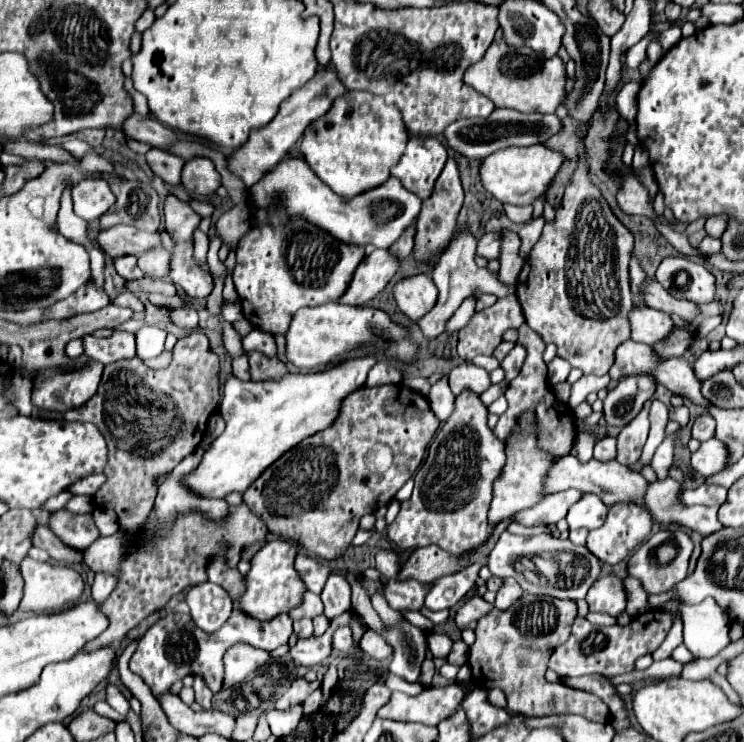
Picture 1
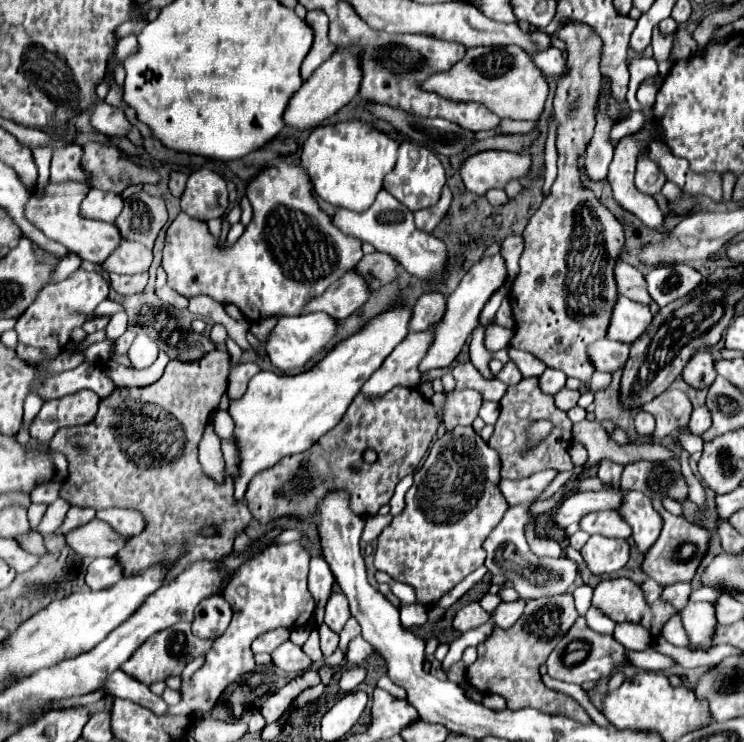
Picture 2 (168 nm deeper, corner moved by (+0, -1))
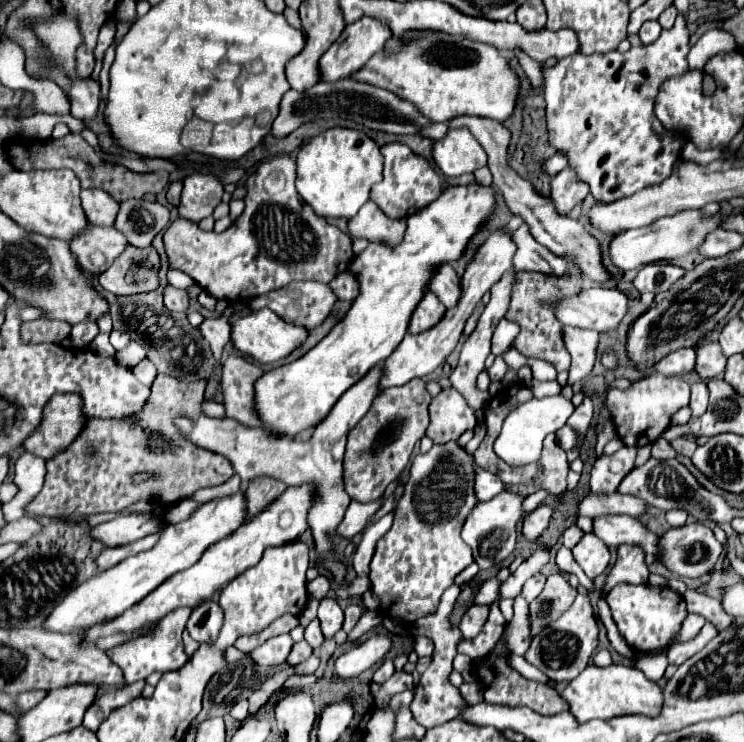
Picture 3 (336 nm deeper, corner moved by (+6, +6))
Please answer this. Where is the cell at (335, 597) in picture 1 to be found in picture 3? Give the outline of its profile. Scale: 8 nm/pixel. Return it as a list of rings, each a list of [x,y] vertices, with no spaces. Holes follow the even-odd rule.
[[[326,596],[318,606],[318,620],[322,622],[322,632],[326,638],[334,638],[334,634],[342,628],[344,612],[334,596]]]

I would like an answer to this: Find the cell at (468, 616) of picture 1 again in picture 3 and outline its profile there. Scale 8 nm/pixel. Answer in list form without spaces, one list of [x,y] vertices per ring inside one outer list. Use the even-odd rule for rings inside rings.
[[[472,604],[464,616],[462,616],[462,622],[460,622],[460,632],[464,638],[474,638],[480,628],[484,626],[488,618],[488,606],[480,606],[480,604]]]

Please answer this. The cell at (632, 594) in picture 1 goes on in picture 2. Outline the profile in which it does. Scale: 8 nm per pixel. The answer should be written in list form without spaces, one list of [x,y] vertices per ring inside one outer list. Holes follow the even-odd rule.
[[[648,579],[648,581],[642,583],[642,591],[644,591],[644,595],[648,597],[650,603],[654,603],[654,601],[662,595],[662,589],[664,589],[664,587],[658,585],[654,579]]]

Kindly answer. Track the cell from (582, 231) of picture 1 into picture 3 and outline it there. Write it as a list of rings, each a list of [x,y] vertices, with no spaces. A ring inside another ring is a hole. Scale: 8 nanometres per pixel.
[[[566,258],[570,264],[570,276],[546,276],[542,272],[516,272],[514,292],[510,300],[510,308],[506,312],[508,320],[514,320],[520,326],[520,334],[514,340],[514,348],[526,356],[526,358],[540,358],[550,362],[558,372],[570,368],[570,352],[566,352],[566,346],[562,344],[562,322],[554,316],[554,308],[560,300],[568,296],[576,296],[576,292],[582,292],[584,276],[582,270]]]

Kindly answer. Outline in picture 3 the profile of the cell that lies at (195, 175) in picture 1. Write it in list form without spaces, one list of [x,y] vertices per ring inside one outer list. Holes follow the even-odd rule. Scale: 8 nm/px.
[[[194,172],[184,178],[184,190],[180,196],[178,212],[182,218],[200,222],[206,216],[212,216],[214,208],[222,198],[222,182],[212,174]]]

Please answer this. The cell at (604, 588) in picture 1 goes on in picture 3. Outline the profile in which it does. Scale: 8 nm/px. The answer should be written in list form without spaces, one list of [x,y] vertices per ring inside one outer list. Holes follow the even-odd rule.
[[[616,584],[608,594],[606,602],[612,610],[612,618],[626,638],[630,648],[638,652],[650,652],[658,646],[666,646],[672,636],[680,630],[682,620],[686,618],[686,602],[684,598],[670,590],[668,586],[648,586],[648,584]]]

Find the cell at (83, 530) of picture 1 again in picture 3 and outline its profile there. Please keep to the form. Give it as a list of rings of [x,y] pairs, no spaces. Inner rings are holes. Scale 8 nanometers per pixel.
[[[130,514],[120,516],[110,522],[94,526],[90,532],[94,532],[94,540],[102,542],[104,546],[124,546],[130,542],[136,542],[148,534],[152,534],[160,526],[158,518],[152,518],[148,514]]]

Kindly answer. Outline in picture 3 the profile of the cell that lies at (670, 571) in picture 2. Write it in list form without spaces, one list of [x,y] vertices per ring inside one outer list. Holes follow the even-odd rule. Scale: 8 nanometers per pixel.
[[[684,524],[662,536],[662,564],[682,578],[698,578],[710,572],[722,552],[712,528],[706,524]]]

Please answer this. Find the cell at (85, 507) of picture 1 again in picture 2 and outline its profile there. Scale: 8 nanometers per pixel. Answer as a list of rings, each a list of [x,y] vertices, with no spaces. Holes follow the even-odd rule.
[[[56,499],[54,503],[50,503],[48,509],[46,509],[46,513],[44,513],[44,517],[42,517],[42,521],[40,521],[40,525],[36,527],[36,531],[40,535],[48,535],[48,533],[56,531],[62,525],[68,509],[70,509],[68,503],[64,503],[62,499]]]

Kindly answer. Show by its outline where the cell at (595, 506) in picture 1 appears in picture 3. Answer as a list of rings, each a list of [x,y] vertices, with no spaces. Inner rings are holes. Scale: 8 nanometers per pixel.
[[[598,516],[592,522],[594,534],[610,548],[618,548],[620,544],[638,544],[646,552],[646,564],[656,562],[658,534],[650,532],[640,524],[640,520],[634,520],[632,516]]]

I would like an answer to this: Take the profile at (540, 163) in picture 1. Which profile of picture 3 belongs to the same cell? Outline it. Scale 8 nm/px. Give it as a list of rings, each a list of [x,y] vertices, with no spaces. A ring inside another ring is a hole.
[[[458,128],[448,130],[446,138],[434,144],[434,162],[448,176],[456,178],[466,172],[474,172],[478,168],[488,166],[488,156],[470,130]]]

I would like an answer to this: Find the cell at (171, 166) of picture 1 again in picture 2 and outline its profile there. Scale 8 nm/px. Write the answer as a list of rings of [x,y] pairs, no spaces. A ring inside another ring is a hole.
[[[172,173],[170,175],[170,183],[168,183],[168,187],[170,187],[170,193],[174,195],[174,197],[180,197],[182,195],[182,191],[184,191],[184,187],[186,187],[186,175],[184,173]]]

